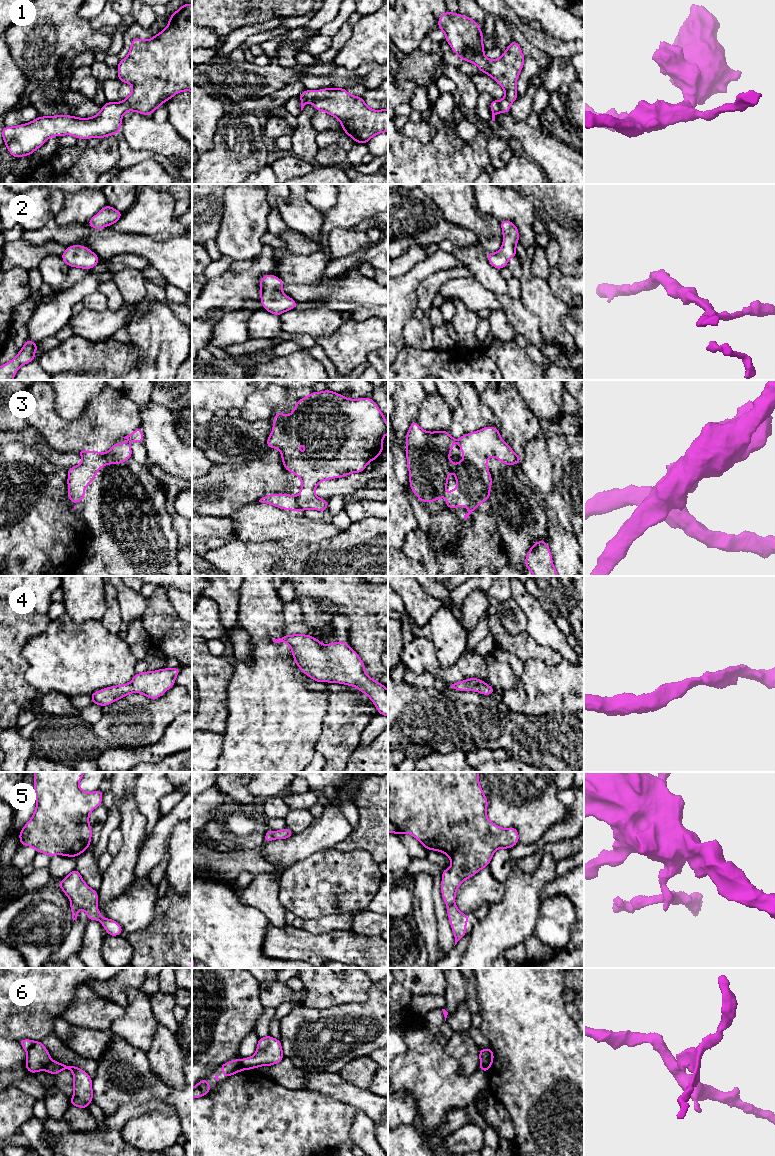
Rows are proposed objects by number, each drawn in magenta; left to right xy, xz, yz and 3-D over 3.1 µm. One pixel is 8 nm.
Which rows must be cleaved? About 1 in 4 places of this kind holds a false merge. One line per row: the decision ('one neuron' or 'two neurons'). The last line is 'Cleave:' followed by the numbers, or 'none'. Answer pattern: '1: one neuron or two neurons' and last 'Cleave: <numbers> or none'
1: one neuron
2: one neuron
3: two neurons
4: one neuron
5: two neurons
6: two neurons
Cleave: 3, 5, 6

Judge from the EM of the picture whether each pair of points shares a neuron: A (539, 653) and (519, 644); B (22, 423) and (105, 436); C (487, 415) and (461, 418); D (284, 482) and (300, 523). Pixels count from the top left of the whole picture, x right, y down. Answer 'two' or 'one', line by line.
A: one
B: two
C: one
D: two

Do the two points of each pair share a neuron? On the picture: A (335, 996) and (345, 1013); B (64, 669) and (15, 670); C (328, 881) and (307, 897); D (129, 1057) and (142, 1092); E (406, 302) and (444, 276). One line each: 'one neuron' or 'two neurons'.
A: two neurons
B: two neurons
C: one neuron
D: one neuron
E: two neurons

